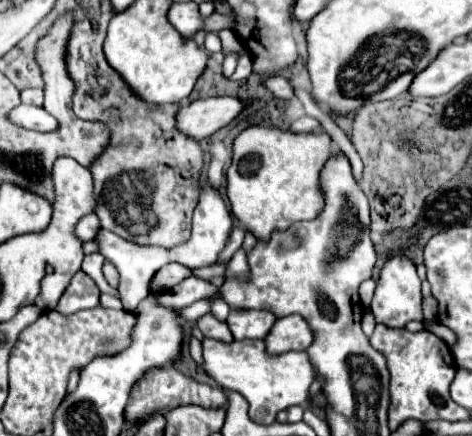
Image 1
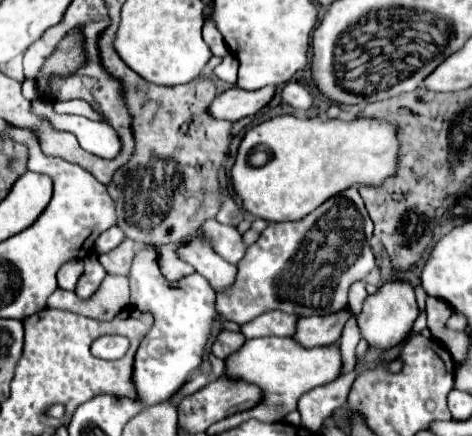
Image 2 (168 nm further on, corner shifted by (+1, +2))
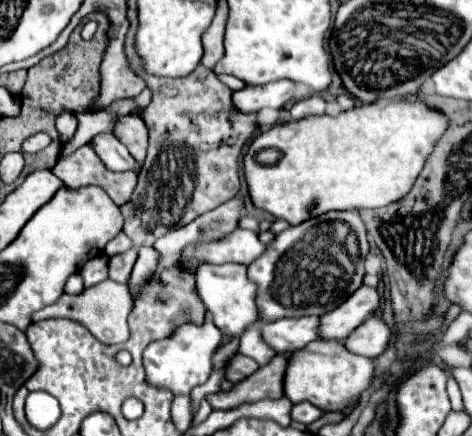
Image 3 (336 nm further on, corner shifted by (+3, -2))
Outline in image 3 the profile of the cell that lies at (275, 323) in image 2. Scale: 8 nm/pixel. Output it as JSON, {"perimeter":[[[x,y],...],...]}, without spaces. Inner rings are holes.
{"perimeter":[[[304,316],[304,318],[284,318],[276,322],[268,322],[262,326],[264,340],[280,354],[280,352],[294,352],[302,350],[306,344],[318,340],[318,316]]]}

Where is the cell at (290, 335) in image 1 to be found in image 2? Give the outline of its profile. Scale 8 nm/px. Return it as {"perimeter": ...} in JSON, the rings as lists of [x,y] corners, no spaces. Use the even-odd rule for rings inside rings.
{"perimeter":[[[346,308],[346,312],[338,312],[338,314],[330,314],[330,316],[298,318],[292,340],[302,344],[304,348],[330,346],[340,340],[342,328],[350,316],[352,316],[352,312]]]}

